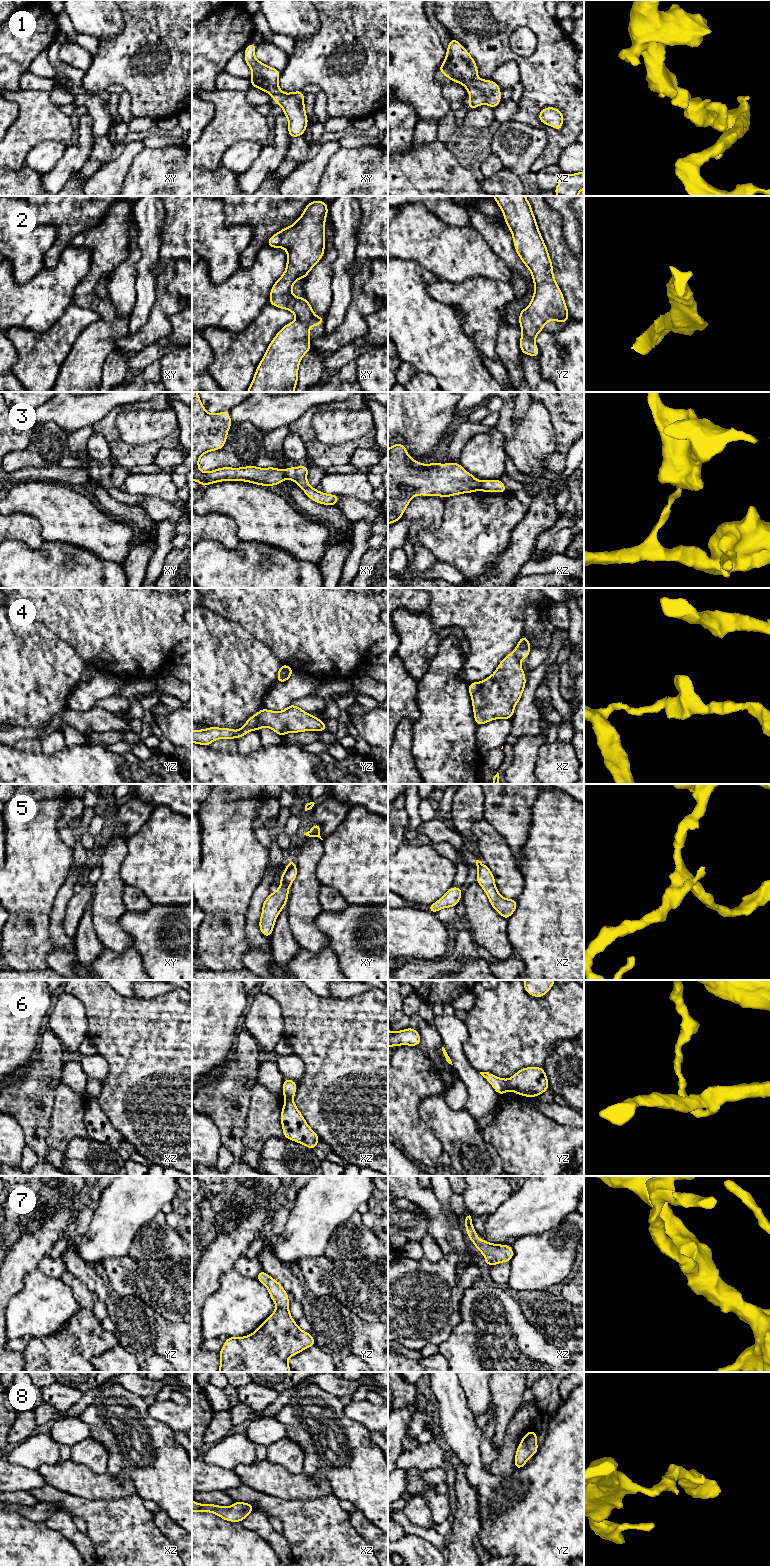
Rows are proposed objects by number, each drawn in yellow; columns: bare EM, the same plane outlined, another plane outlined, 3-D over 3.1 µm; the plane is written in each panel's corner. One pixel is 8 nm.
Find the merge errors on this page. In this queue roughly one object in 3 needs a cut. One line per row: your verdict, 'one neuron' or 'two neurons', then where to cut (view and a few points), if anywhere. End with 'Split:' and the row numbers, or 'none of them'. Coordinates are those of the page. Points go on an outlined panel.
1: one neuron; cut none
2: one neuron; cut none
3: two neurons; cut xz (479, 482), (480, 489)
4: two neurons; cut yz (260, 711), (257, 717), (256, 729)
5: one neuron; cut none
6: two neurons; cut yz (507, 1080), (509, 1089)
7: one neuron; cut none
8: one neuron; cut none
Split: 3, 4, 6

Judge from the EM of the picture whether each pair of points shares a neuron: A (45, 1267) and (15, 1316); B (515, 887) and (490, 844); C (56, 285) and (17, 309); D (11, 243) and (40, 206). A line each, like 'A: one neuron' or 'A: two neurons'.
A: two neurons
B: one neuron
C: one neuron
D: two neurons

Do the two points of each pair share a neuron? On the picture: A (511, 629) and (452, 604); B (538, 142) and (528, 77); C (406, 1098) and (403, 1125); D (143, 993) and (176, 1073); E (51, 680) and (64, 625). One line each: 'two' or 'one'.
A: one
B: two
C: one
D: two
E: two

